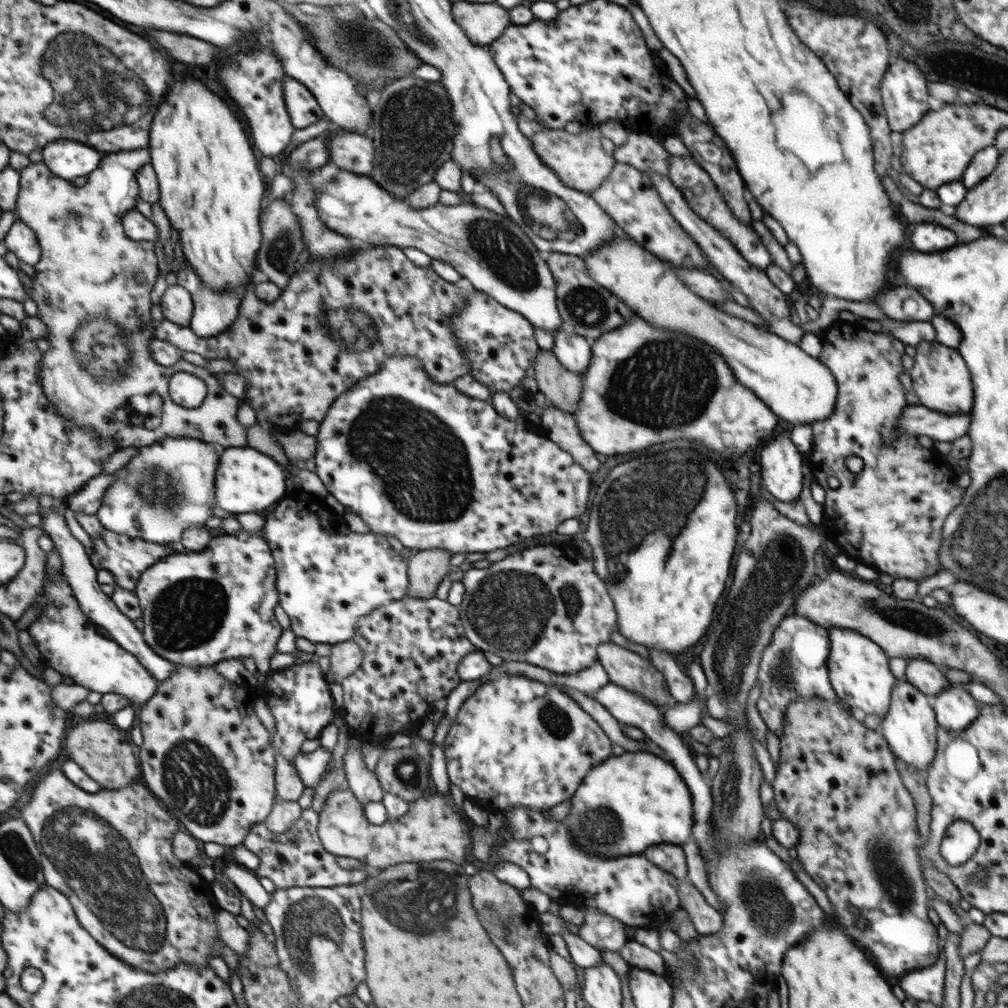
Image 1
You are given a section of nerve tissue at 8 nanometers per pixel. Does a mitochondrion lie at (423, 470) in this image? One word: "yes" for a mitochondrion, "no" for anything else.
yes

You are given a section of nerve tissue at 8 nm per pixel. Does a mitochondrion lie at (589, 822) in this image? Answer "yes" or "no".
yes

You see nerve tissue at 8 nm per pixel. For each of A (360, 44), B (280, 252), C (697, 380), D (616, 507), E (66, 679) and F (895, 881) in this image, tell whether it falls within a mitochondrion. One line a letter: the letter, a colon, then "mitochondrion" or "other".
A: mitochondrion
B: mitochondrion
C: mitochondrion
D: mitochondrion
E: other
F: mitochondrion

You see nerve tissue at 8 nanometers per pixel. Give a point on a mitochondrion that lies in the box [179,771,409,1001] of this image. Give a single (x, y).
(311, 927)

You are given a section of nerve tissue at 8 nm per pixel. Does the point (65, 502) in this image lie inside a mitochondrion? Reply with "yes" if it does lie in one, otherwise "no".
no

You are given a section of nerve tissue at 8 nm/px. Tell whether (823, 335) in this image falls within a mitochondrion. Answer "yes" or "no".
no

